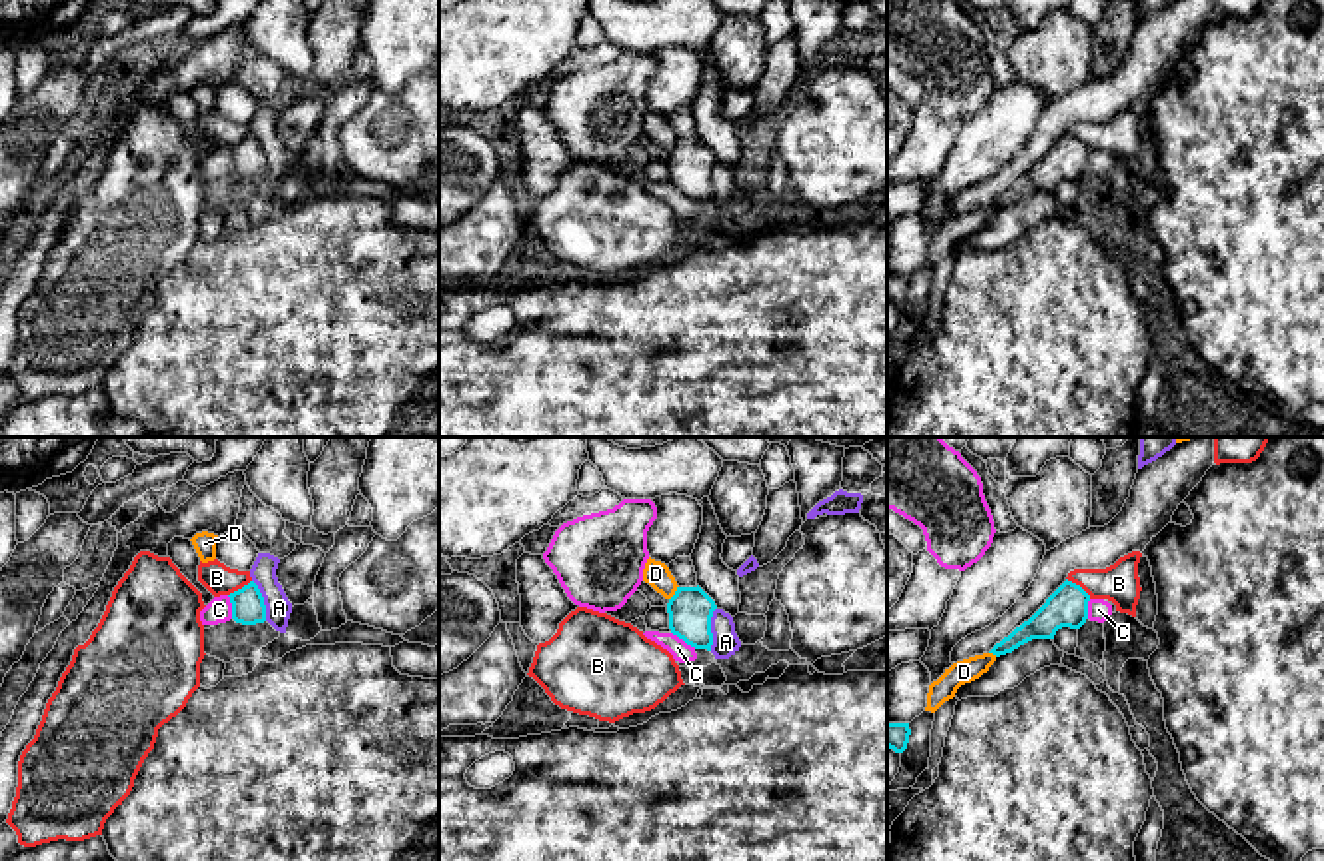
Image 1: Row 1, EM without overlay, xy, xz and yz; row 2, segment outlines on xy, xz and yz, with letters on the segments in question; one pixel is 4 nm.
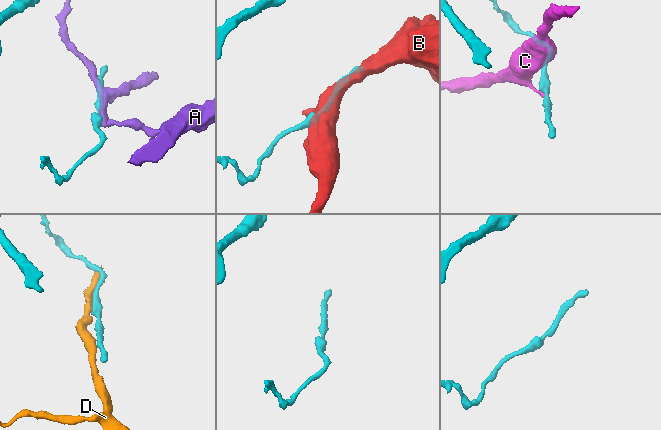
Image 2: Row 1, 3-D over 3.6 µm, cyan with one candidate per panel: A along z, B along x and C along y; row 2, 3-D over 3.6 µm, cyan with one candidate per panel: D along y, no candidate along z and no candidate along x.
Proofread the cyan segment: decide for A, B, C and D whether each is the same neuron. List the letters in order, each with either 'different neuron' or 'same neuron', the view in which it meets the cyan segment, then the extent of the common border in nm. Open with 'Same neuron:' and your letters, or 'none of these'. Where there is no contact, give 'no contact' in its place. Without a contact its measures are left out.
Same neuron: none of these
A: different neuron; meets cyan in xz; contact 180 nm long
B: different neuron; meets cyan in yz; contact 130 nm long
C: different neuron; meets cyan in xz; contact 120 nm long
D: different neuron; meets cyan in xz; contact 70 nm long

